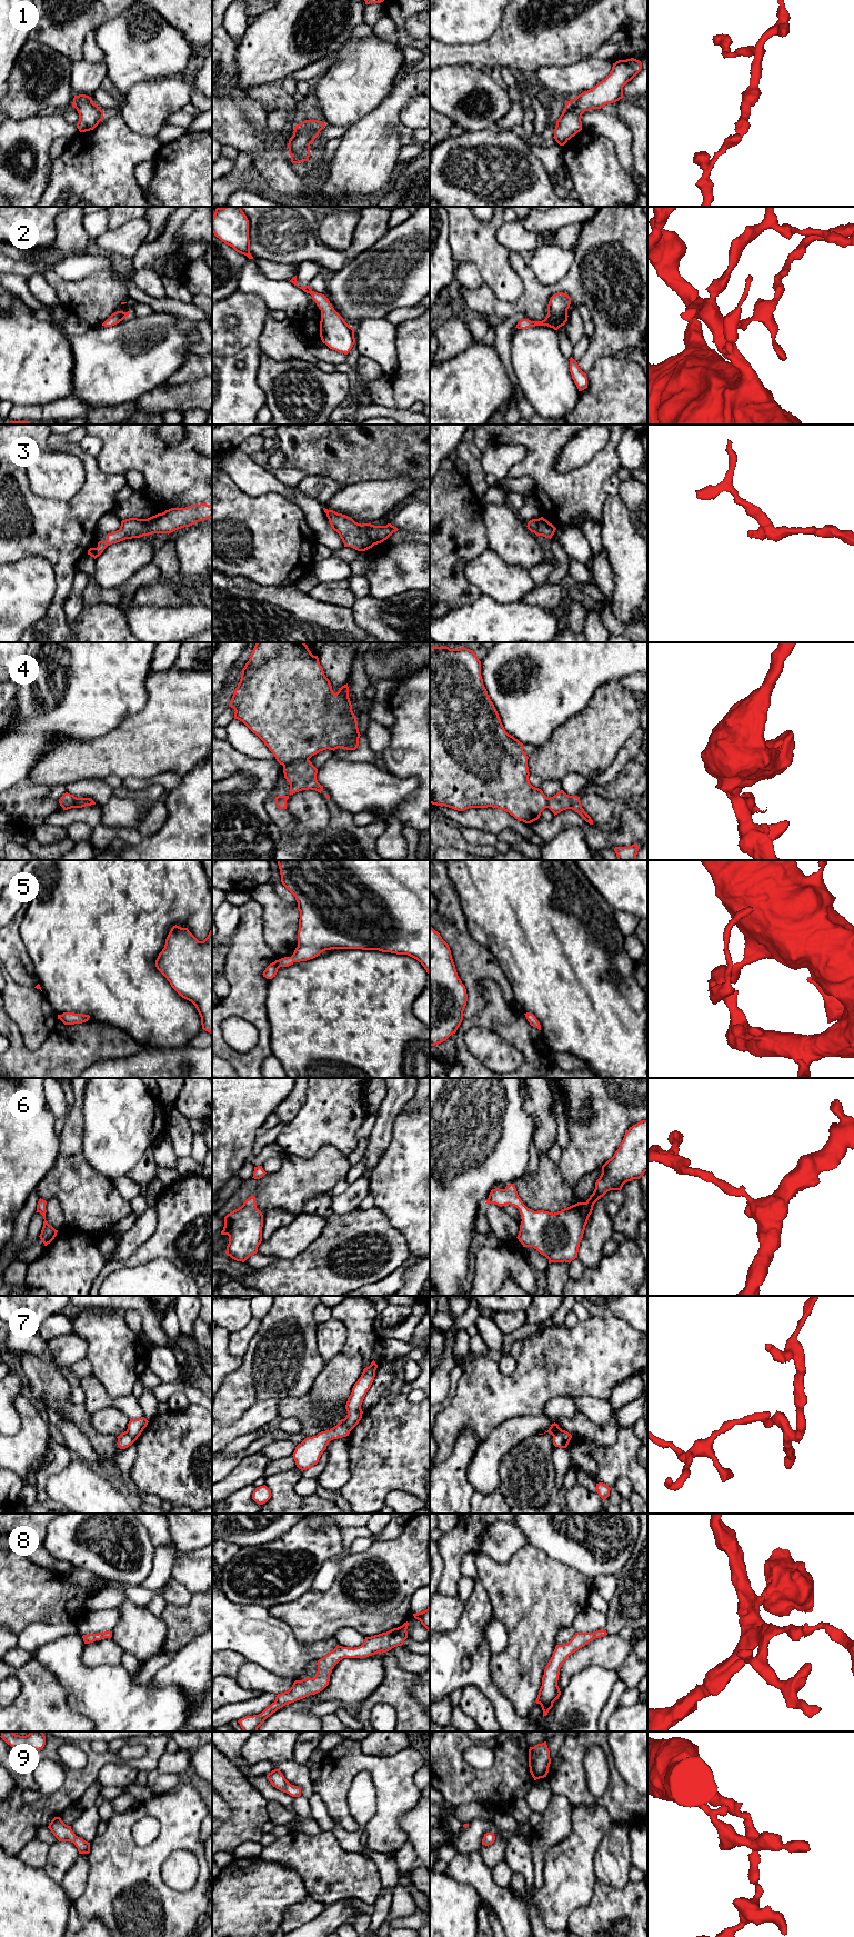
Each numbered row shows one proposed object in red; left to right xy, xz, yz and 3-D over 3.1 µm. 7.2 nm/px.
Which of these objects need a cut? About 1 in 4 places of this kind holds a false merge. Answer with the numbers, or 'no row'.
4, 7

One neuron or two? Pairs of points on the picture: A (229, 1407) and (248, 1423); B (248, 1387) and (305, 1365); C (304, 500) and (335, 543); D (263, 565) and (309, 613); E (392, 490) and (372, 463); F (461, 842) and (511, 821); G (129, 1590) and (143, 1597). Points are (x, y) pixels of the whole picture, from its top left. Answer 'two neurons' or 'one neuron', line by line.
A: two neurons
B: one neuron
C: one neuron
D: two neurons
E: two neurons
F: two neurons
G: one neuron

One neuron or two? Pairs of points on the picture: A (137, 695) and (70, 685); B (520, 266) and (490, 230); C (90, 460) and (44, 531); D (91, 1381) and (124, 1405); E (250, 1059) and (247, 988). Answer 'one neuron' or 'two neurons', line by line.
A: one neuron
B: two neurons
C: one neuron
D: one neuron
E: one neuron

